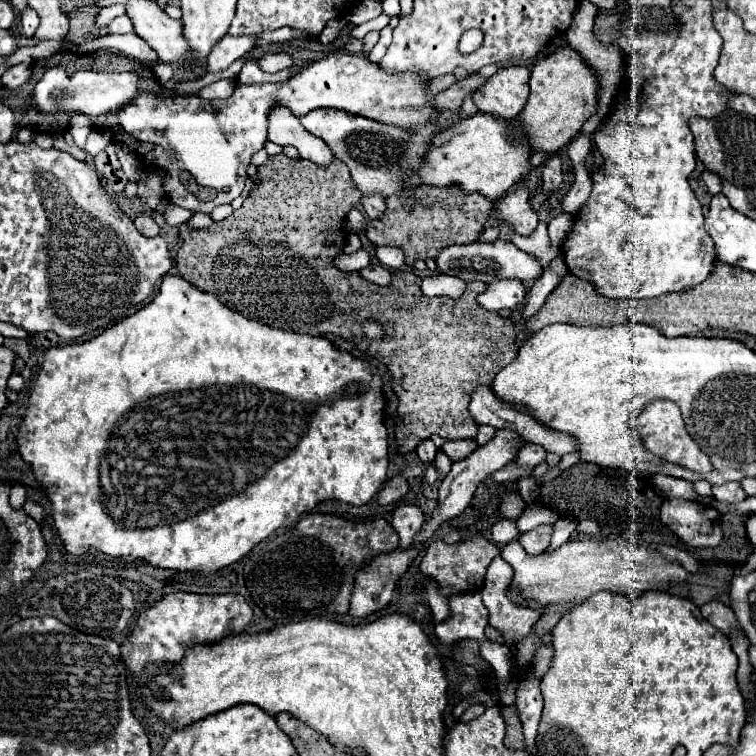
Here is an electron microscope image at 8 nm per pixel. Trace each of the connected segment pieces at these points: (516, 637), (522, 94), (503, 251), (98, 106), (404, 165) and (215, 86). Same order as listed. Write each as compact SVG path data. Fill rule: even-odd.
M496 557L496 561L488 565L480 593L488 609L488 623L494 629L498 629L504 635L506 645L512 651L516 651L516 643L520 643L522 637L530 633L540 613L522 605L514 605L510 599L506 599L504 591L506 585L510 585L510 581L512 581L512 567L502 557Z
M504 67L474 93L474 105L480 113L510 121L528 101L528 79L528 67Z
M496 239L492 243L474 241L474 243L466 243L466 245L446 247L436 257L436 265L438 265L440 273L454 275L454 277L460 277L464 281L480 279L482 283L490 283L496 279L520 279L524 283L532 283L542 273L540 265L534 257L530 257L528 253L522 253L516 245L512 245L510 241L502 241L502 239Z
M50 69L34 87L34 103L44 115L74 115L84 113L88 117L98 117L110 111L118 111L122 105L130 103L138 95L138 77L134 73L96 73L96 71L76 71L68 75L64 69Z
M314 109L300 117L300 123L318 139L322 139L332 155L348 165L354 183L362 193L382 193L382 197L390 197L398 191L408 191L402 183L402 175L410 171L410 167L418 167L424 151L430 145L430 139L436 131L446 129L448 125L438 123L436 127L422 127L418 135L408 133L404 129L382 125L378 121L370 121L360 115L352 115L340 109Z
M222 79L222 81L216 81L212 85L206 85L198 91L198 95L202 95L202 99L228 99L236 89L236 81L228 81L228 79Z

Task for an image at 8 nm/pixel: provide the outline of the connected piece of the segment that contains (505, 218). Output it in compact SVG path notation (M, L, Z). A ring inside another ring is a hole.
M516 187L506 197L502 197L494 207L496 207L496 219L508 223L518 235L528 237L534 233L538 217L532 211L532 205L528 203L526 187Z

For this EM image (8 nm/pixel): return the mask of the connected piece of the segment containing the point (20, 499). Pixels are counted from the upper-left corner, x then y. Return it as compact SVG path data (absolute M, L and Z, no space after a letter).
M16 483L11 489L10 504L12 508L21 509L26 501L26 488L21 483Z

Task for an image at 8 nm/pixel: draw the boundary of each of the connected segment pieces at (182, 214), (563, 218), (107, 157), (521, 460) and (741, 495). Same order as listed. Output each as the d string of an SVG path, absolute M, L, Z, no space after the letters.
M166 203L166 205L168 205L168 211L166 211L164 219L168 225L182 225L192 217L192 211L188 211L188 209L180 209L174 203Z
M560 213L558 217L554 217L550 223L548 223L548 235L550 235L550 241L554 247L560 247L562 245L562 237L566 233L570 233L570 217L572 215L566 215L566 213Z
M114 143L106 145L106 149L94 157L94 167L96 167L98 175L102 177L104 187L110 193L122 193L124 191L124 187L128 183L128 177L124 175L122 165L120 165L120 161L116 157Z
M526 443L526 445L518 451L516 463L518 463L520 467L534 467L534 465L540 465L544 459L546 459L546 451L544 451L540 445Z
M726 483L726 485L718 485L712 487L712 495L716 501L724 501L724 503L740 503L746 499L746 493L742 491L740 483Z

